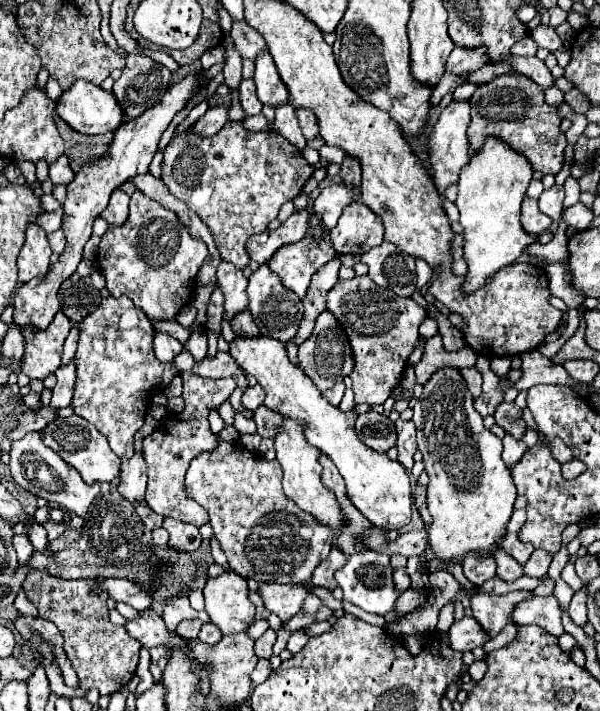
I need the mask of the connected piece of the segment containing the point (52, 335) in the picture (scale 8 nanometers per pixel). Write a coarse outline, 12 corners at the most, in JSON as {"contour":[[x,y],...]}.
{"contour":[[58,311],[46,331],[24,331],[22,371],[44,379],[60,367],[72,329]]}

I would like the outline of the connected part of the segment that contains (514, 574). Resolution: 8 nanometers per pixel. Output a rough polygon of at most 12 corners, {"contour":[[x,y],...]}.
{"contour":[[504,549],[494,551],[496,575],[504,581],[516,581],[522,565]]}

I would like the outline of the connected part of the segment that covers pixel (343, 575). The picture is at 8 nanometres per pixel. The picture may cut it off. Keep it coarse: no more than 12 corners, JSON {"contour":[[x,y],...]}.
{"contour":[[350,555],[334,573],[344,599],[364,611],[392,611],[388,555]]}

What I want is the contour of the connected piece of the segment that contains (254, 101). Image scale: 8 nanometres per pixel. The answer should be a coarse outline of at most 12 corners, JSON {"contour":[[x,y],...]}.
{"contour":[[252,79],[240,85],[240,105],[248,115],[258,115],[262,103]]}

